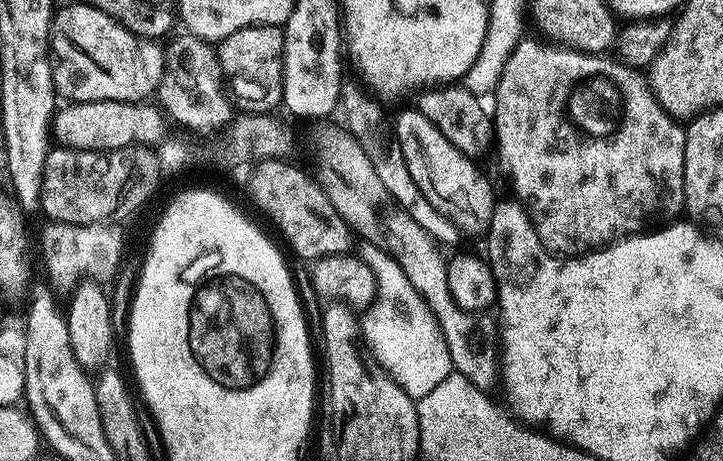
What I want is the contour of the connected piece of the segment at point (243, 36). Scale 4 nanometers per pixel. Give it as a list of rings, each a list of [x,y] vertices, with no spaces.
[[[247,24],[245,28],[234,30],[215,49],[221,77],[227,87],[232,87],[231,95],[240,100],[256,104],[267,96],[281,91],[284,79],[284,30],[275,24]]]

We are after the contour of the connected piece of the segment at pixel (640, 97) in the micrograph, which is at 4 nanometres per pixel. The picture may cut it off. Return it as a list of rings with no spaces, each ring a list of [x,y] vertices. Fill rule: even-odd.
[[[521,39],[521,42],[506,58],[506,66],[502,70],[502,78],[498,78],[494,93],[494,144],[500,147],[500,160],[512,179],[512,188],[516,191],[515,199],[527,212],[538,238],[545,248],[556,254],[583,254],[589,250],[603,248],[615,241],[643,233],[653,226],[664,226],[675,221],[684,206],[684,151],[686,150],[686,128],[677,117],[671,116],[656,101],[648,87],[645,77],[637,69],[621,64],[619,59],[607,60],[604,54],[577,52],[563,46],[553,46],[539,39]]]

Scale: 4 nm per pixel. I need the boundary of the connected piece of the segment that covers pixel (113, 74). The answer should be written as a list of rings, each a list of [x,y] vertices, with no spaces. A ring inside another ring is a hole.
[[[87,2],[80,4],[68,4],[65,8],[57,7],[52,13],[52,29],[50,34],[64,34],[60,28],[64,24],[82,24],[82,22],[98,22],[98,70],[102,74],[94,76],[78,76],[70,74],[68,64],[64,64],[58,70],[52,70],[52,84],[57,93],[65,101],[75,102],[78,100],[127,100],[129,102],[144,102],[149,99],[152,92],[152,80],[148,77],[148,68],[140,57],[141,41],[130,30],[126,30],[114,18],[107,16],[102,10],[90,6]]]

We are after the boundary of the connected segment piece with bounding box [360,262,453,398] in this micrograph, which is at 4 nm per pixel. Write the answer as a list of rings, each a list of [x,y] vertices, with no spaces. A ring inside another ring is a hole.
[[[395,263],[382,272],[376,297],[363,309],[360,331],[363,343],[384,367],[384,373],[402,386],[407,396],[419,398],[430,394],[430,390],[453,371],[452,359],[436,315],[404,273],[403,263]]]

